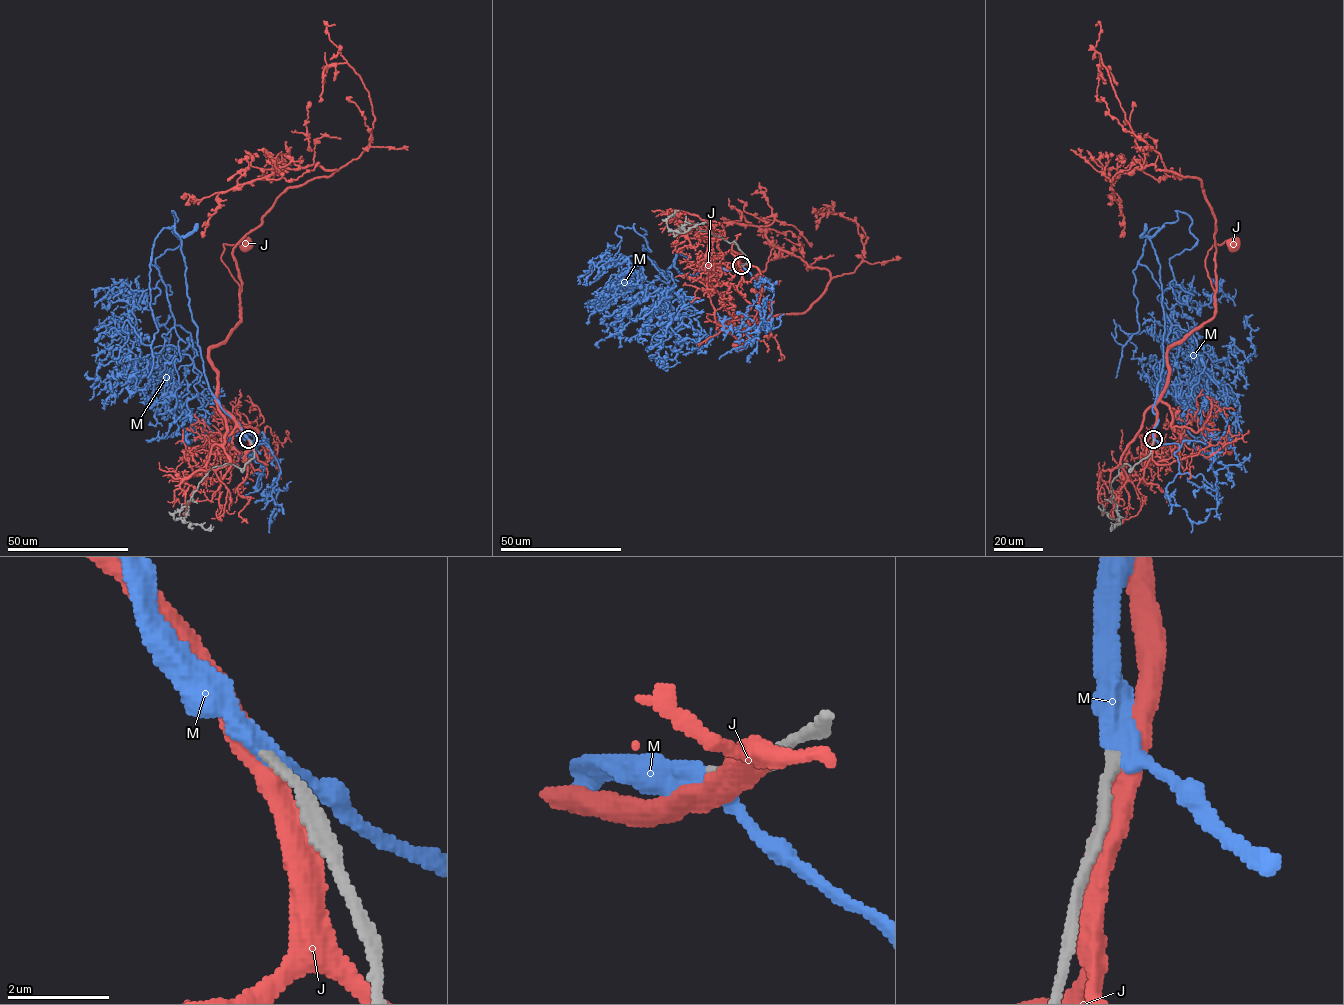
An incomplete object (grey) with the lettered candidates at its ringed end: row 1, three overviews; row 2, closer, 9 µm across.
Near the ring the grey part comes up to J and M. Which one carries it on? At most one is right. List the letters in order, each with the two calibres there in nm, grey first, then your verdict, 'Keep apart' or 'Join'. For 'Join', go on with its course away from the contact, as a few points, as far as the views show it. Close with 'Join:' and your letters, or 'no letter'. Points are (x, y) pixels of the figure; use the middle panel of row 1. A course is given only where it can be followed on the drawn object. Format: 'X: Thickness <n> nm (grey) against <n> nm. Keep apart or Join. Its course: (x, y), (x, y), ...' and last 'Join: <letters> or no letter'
J: Thickness 220 nm (grey) against 440 nm. Keep apart
M: Thickness 200 nm (grey) against 300 nm. Join. Its course: (742, 266), (685, 277), (674, 261), (666, 276), (643, 252), (691, 313), (652, 338), (677, 362), (654, 356)
Join: M

